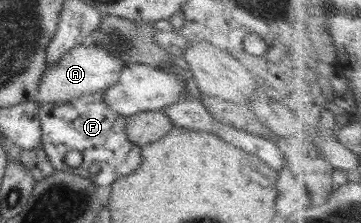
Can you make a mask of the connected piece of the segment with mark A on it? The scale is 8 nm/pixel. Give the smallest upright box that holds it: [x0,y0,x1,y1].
[33,44,123,105]

